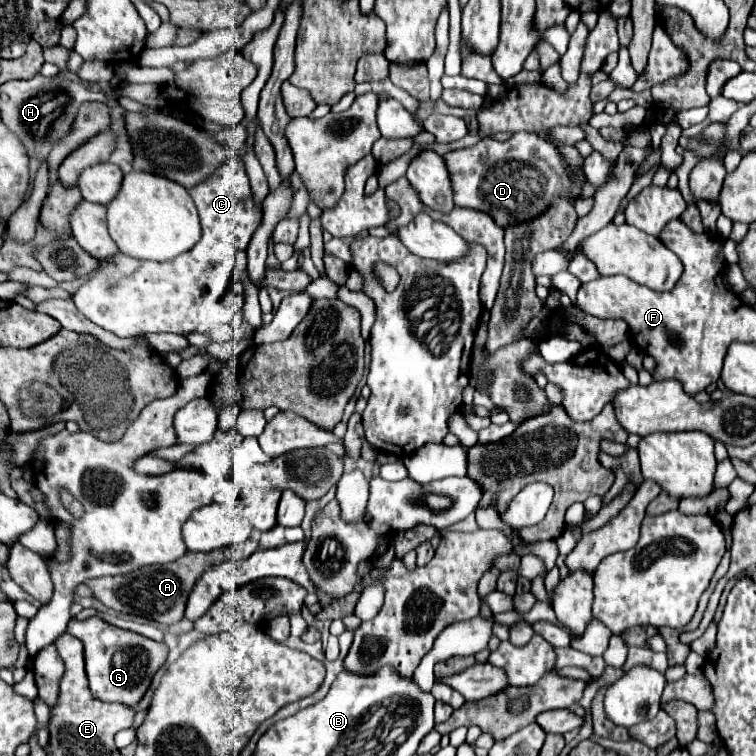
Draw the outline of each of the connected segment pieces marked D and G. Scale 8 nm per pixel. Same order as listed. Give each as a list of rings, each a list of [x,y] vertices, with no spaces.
[[[514,133],[508,141],[482,139],[472,147],[442,155],[454,187],[454,203],[458,207],[480,209],[494,217],[500,227],[510,227],[540,215],[556,195],[578,197],[586,177],[580,175],[572,183],[564,171],[558,149],[532,133]]]
[[[90,617],[86,621],[72,619],[66,627],[66,633],[74,635],[84,645],[84,661],[89,687],[100,701],[136,705],[146,693],[154,673],[164,665],[168,647],[164,643],[152,641],[144,635],[118,629],[98,617]]]

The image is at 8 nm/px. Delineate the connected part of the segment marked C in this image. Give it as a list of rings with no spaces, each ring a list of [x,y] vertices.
[[[230,157],[206,183],[190,189],[190,195],[198,207],[198,215],[202,221],[202,239],[186,253],[174,257],[172,261],[158,263],[158,261],[144,261],[144,259],[130,259],[130,255],[122,255],[120,251],[108,259],[100,259],[94,275],[80,285],[74,293],[74,303],[80,313],[84,313],[94,325],[118,335],[118,337],[136,337],[146,333],[190,333],[198,327],[198,305],[202,295],[210,287],[210,283],[222,283],[232,279],[234,271],[234,255],[248,247],[254,231],[260,225],[262,213],[254,201],[254,193],[250,187],[250,179],[246,175],[246,167],[242,159]]]

